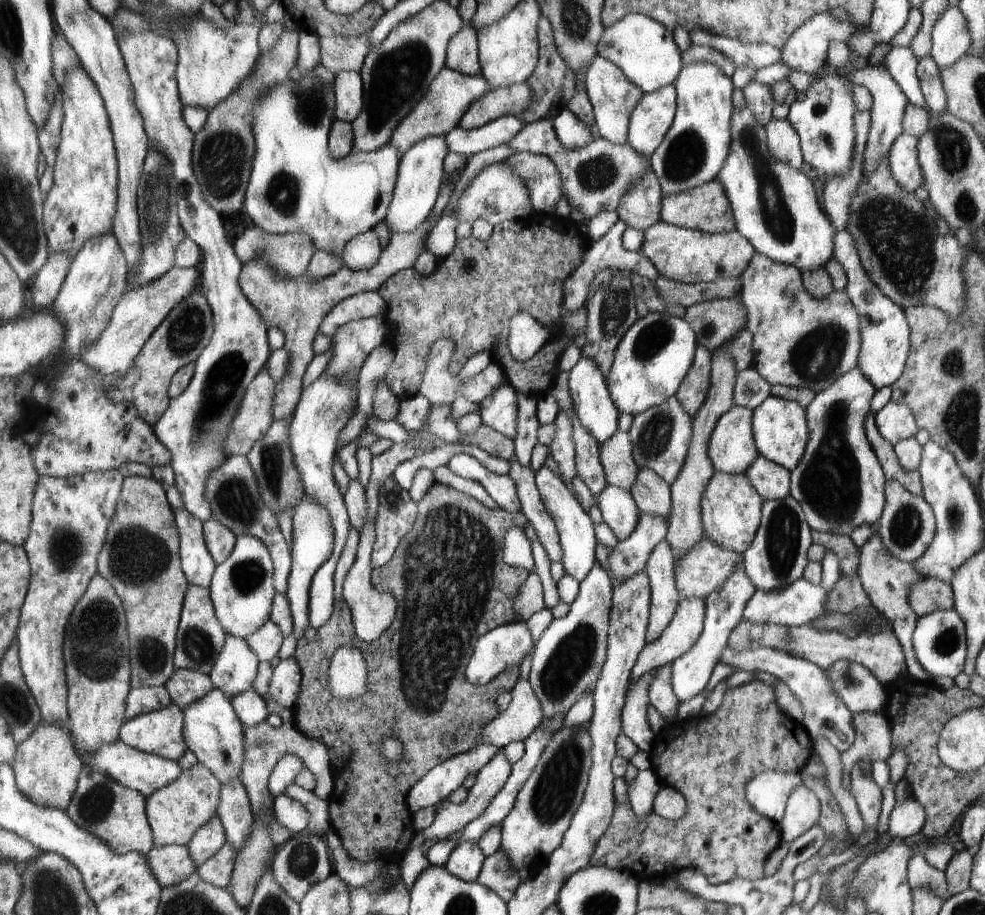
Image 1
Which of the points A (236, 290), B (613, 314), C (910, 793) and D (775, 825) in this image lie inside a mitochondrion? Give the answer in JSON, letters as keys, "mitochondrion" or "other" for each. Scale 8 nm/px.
{"A":"other","B":"mitochondrion","C":"other","D":"other"}

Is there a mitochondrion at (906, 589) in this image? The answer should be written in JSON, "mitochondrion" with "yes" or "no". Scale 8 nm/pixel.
{"mitochondrion":"no"}

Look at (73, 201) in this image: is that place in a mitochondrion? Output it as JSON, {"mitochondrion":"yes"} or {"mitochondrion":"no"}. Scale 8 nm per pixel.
{"mitochondrion":"no"}

